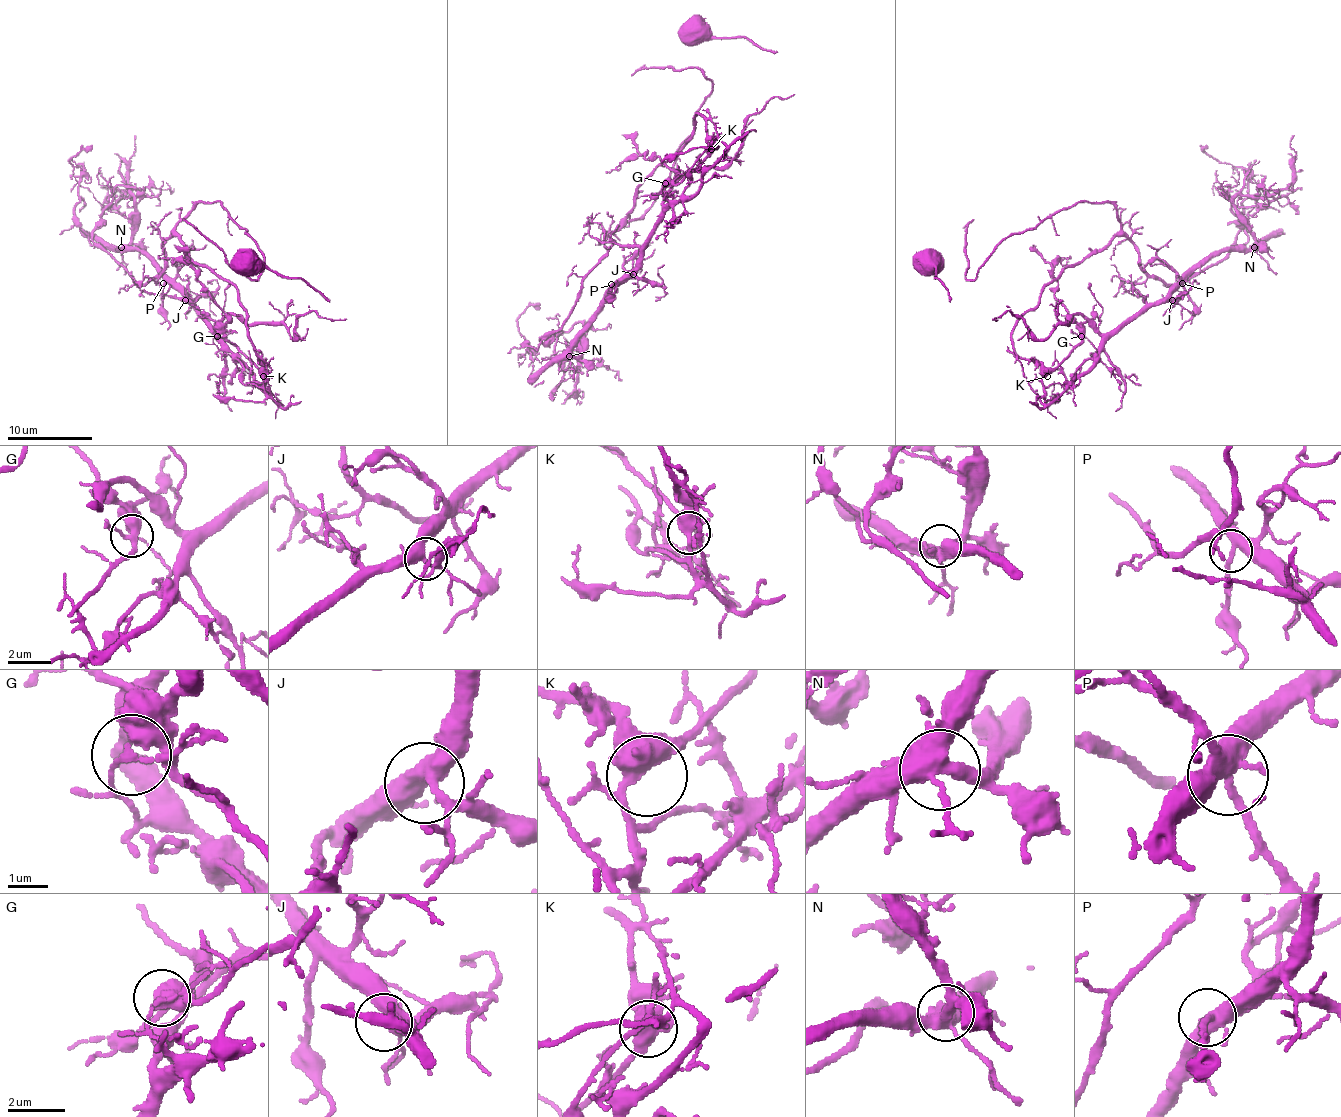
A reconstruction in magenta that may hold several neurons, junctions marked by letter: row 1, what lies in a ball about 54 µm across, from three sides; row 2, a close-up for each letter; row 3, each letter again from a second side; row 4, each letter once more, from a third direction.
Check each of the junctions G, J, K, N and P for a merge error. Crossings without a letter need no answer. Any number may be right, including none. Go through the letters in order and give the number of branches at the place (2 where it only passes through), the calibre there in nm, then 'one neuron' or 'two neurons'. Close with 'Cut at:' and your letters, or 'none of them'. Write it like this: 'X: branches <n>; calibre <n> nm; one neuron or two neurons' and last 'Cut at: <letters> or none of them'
G: branches 4; calibre 280 nm; two neurons
J: branches 6; calibre 380 nm; one neuron
K: branches 4; calibre 440 nm; one neuron
N: branches 4; calibre 400 nm; one neuron
P: branches 4; calibre 320 nm; one neuron
Cut at: G

